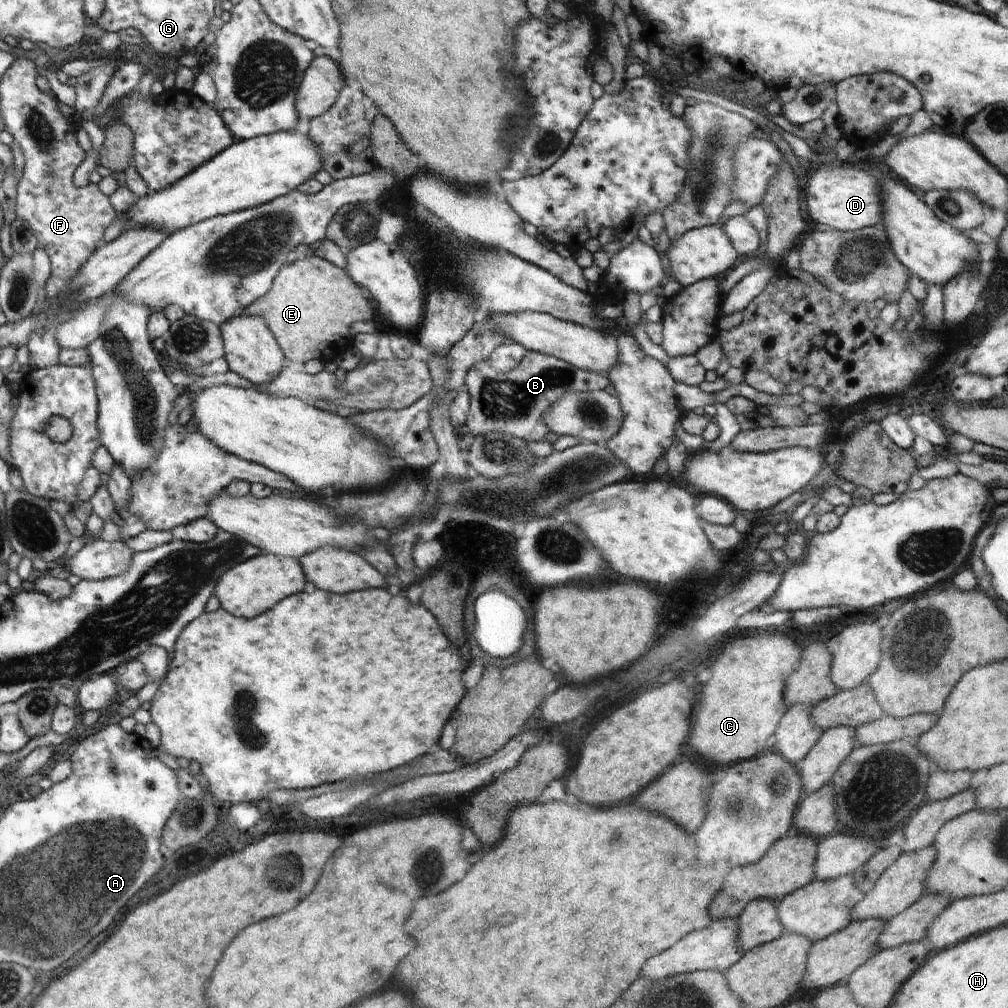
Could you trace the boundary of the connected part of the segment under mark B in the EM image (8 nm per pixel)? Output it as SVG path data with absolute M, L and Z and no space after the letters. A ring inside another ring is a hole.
M527 351L520 364L508 372L497 371L488 360L480 361L468 369L465 376L465 385L469 394L469 409L464 430L459 436L470 438L478 437L479 434L502 433L509 434L522 440L530 437L534 440L546 440L545 436L550 431L541 418L550 405L560 401L564 393L568 391L595 391L606 388L611 383L606 373L597 373L591 370L576 368L565 360L536 351Z

